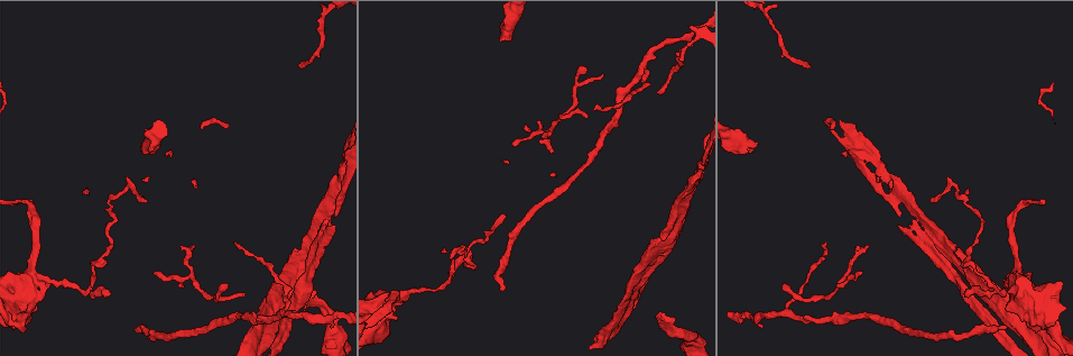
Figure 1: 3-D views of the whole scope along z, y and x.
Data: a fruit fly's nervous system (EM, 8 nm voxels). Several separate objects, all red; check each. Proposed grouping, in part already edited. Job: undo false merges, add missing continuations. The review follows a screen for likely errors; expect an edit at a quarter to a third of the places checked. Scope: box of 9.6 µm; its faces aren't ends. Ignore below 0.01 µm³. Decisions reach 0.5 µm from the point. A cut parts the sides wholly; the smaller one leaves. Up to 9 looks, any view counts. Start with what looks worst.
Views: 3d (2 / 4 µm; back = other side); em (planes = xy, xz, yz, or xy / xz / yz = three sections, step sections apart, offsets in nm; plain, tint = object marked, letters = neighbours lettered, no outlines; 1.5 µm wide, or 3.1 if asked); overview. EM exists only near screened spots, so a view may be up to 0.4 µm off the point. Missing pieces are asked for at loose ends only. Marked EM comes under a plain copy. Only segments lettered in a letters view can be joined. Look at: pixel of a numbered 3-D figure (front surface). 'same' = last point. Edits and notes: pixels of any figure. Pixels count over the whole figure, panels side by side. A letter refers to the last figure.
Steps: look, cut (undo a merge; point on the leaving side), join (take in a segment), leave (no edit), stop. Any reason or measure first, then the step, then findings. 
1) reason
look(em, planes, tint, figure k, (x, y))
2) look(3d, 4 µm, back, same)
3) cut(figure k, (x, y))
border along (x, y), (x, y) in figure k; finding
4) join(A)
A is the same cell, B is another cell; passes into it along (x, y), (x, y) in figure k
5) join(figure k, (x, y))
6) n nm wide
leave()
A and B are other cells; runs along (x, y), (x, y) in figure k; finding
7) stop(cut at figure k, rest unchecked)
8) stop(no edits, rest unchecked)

end of a long branch
look(em, yz, step 8, letters, figure 1, (1005, 328))

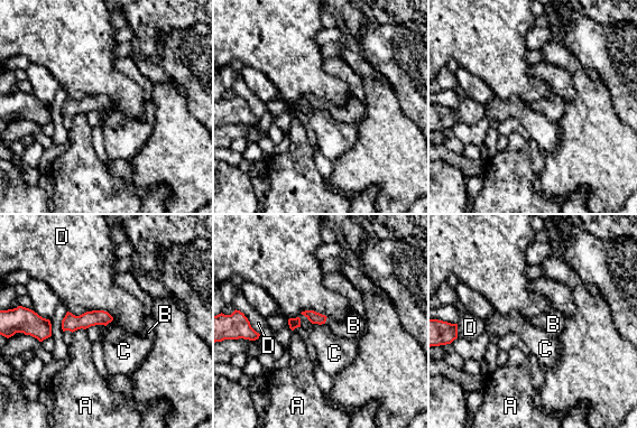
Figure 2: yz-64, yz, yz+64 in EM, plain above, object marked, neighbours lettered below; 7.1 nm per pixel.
D touches over 340 nm
join(B)
B is the same cell, A, C and D are other cells; passes into it along (314, 317), (325, 320), (353, 325) in figure 2; the cell continues

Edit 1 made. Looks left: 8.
free end
look(em, planes, tint, figure 1, (304, 309))

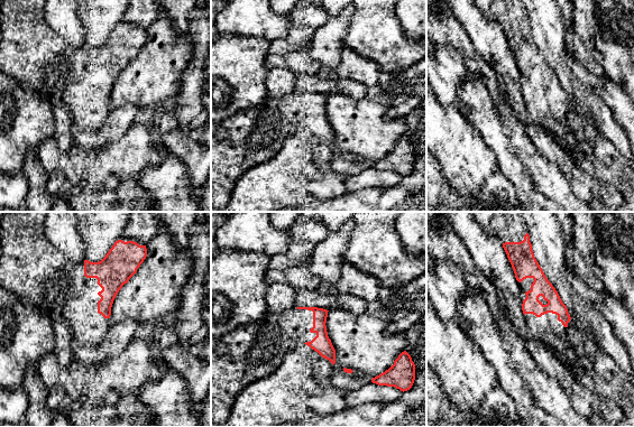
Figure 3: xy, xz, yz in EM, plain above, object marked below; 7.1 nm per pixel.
what lies round it
look(em, planes, letters, same)

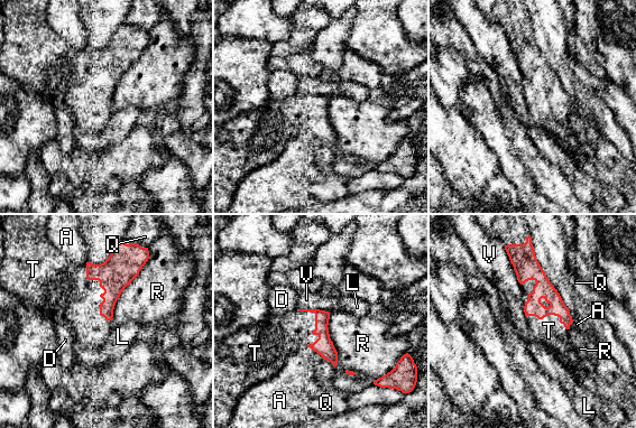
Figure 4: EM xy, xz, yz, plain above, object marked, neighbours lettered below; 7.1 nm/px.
join(T)
T is the same cell, A, D, L, Q, R and V are other cells; the cell continues

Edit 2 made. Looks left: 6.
look(overview)

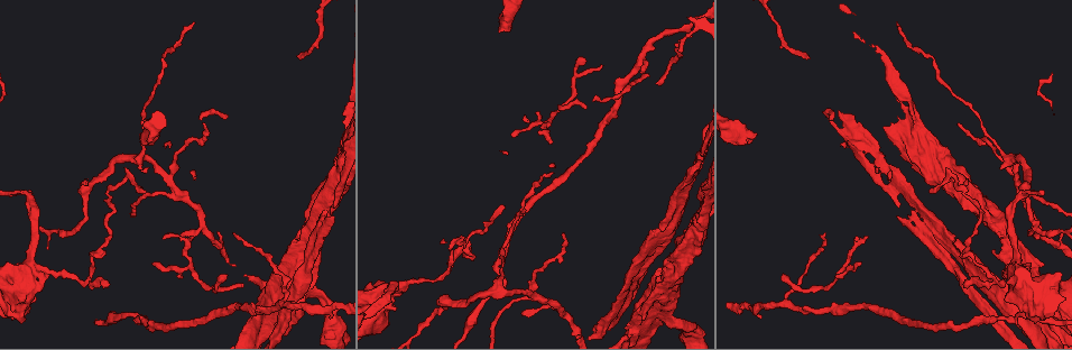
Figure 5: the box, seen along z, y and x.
free end
look(3d, 2 µm, figure 5, (603, 65))

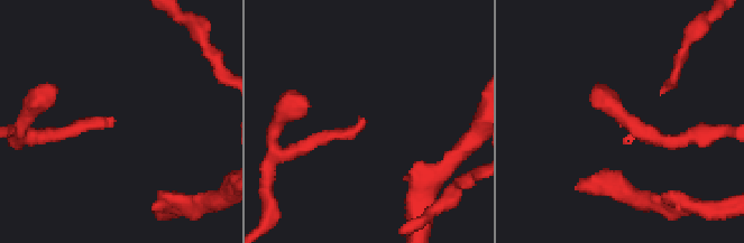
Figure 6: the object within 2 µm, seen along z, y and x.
look(em, planes, letters, figure 6, (111, 121))

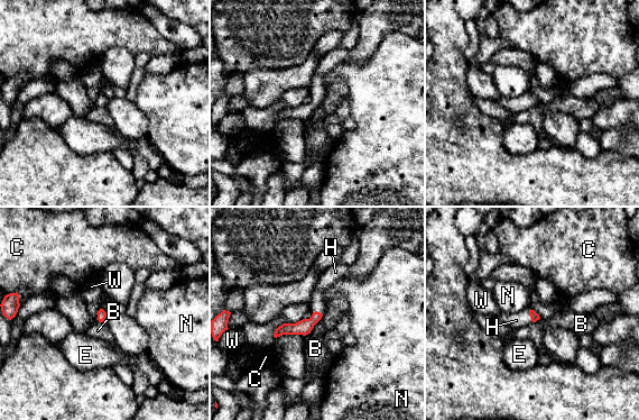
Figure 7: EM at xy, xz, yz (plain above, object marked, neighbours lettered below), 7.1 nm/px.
H touches over 100 nm
join(H)
H is the same cell, B, C, E, N and W are other cells; it goes on there

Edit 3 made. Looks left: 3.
stop(join at figure 2, join at figure 4, join at figure 7, rest unchecked)

